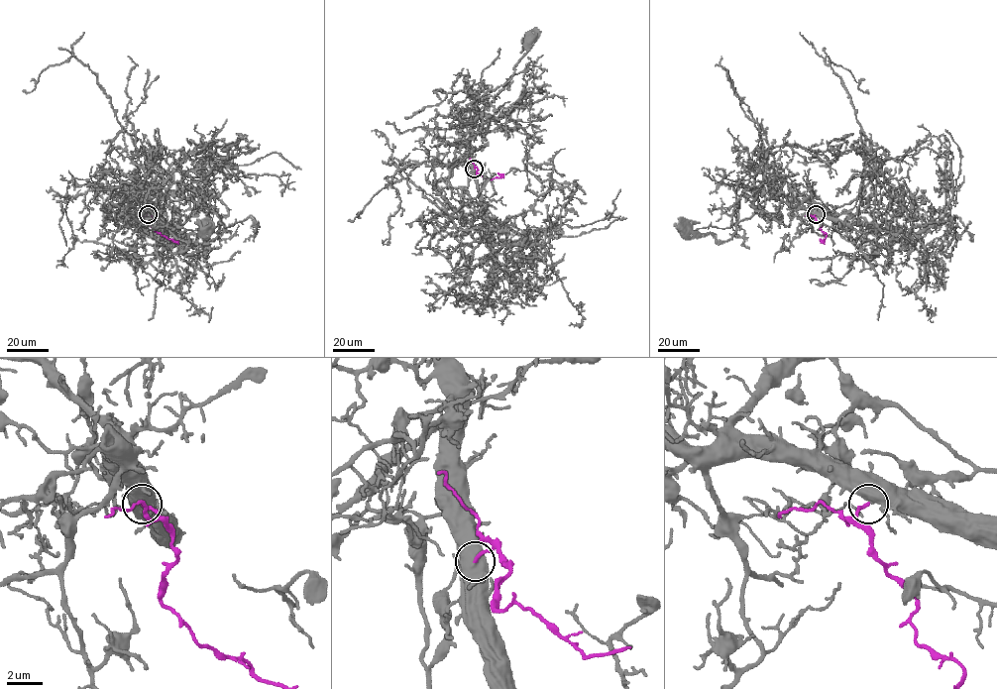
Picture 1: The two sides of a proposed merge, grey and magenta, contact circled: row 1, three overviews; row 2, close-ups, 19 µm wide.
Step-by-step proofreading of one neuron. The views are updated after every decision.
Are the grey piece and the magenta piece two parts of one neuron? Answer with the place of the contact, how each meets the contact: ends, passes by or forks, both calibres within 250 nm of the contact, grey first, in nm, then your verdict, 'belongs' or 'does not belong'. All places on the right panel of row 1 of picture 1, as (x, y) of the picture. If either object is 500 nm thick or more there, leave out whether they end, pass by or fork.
place (816, 214); calibres 600 and 180 nm; belongs

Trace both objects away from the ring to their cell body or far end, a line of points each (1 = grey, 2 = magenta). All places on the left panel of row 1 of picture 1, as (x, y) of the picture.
1: (148, 214), (146, 197), (141, 211), (144, 217), (159, 220), (184, 241), (188, 240), (191, 234), (204, 232)
2: (148, 214), (152, 221), (151, 227), (172, 239)

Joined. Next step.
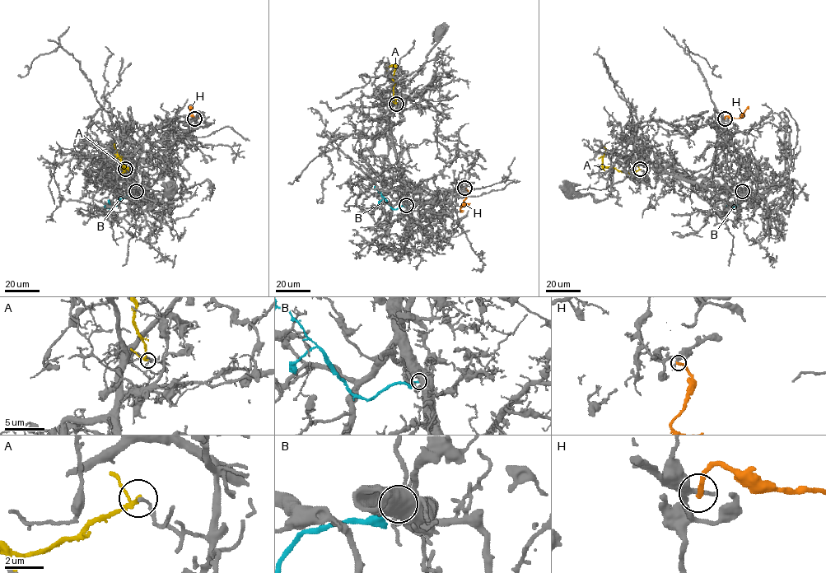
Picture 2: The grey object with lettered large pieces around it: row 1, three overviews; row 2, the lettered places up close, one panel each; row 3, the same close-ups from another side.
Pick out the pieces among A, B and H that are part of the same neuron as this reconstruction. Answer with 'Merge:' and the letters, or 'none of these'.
Merge: none of these

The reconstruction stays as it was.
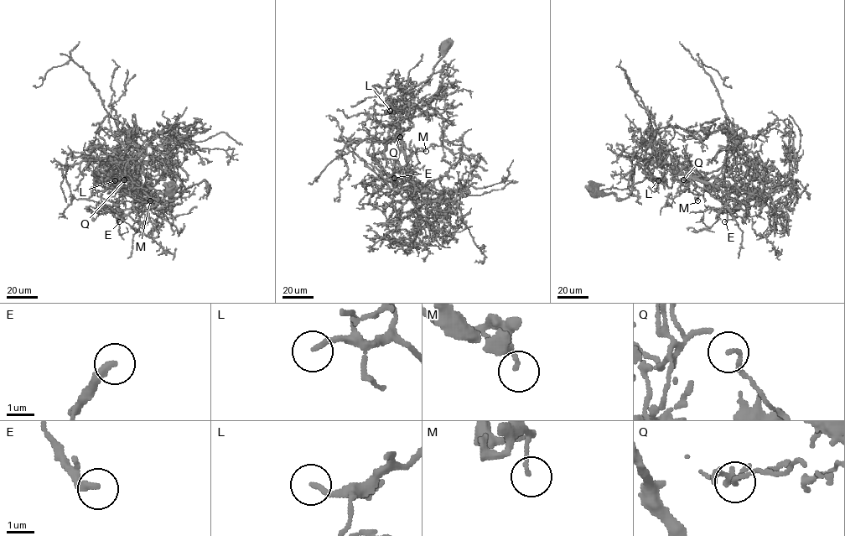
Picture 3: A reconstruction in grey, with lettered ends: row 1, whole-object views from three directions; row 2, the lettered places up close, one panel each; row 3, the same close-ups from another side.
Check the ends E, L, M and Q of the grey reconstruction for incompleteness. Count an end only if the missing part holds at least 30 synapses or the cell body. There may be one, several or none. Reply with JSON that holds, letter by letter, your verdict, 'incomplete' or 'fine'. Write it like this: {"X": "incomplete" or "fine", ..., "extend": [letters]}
{"E": "incomplete", "L": "incomplete", "M": "fine", "Q": "fine", "extend": ["E", "L"]}

